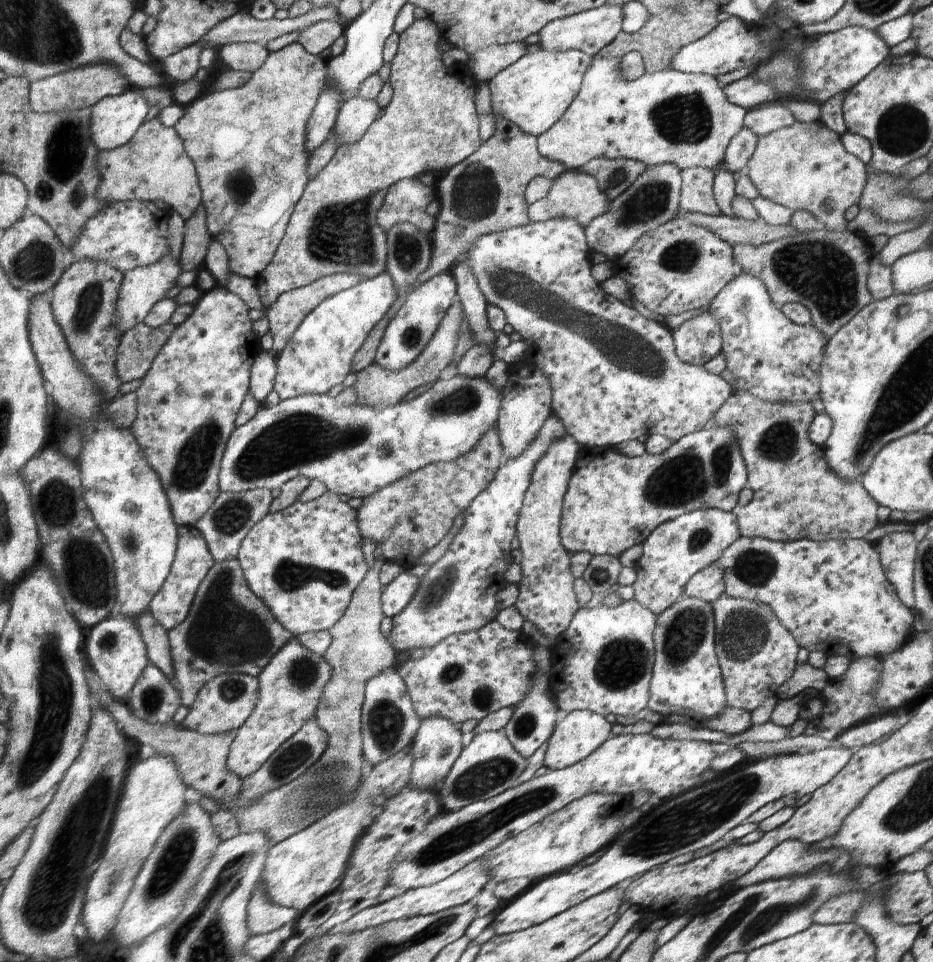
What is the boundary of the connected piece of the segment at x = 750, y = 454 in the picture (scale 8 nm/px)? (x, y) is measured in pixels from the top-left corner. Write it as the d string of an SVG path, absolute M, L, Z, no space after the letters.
M734 391L723 404L709 425L732 428L736 440L748 460L747 485L754 493L752 500L737 509L739 532L748 538L764 538L773 541L792 542L800 539L824 542L824 540L863 539L870 530L880 524L879 503L863 488L859 480L844 482L832 472L827 463L826 451L811 440L808 424L814 417L812 403L772 404L752 396L752 393Z

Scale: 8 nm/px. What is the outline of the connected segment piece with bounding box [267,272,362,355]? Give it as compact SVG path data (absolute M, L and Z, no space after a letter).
M348 272L338 273L315 280L314 283L307 284L305 287L295 288L294 291L288 291L284 295L280 295L270 308L267 308L267 319L269 322L269 331L273 338L272 351L275 355L280 354L284 347L291 340L291 336L301 326L304 319L323 303L330 296L338 295L339 292L347 291L348 288L355 287L361 281L360 276L356 274L348 274Z

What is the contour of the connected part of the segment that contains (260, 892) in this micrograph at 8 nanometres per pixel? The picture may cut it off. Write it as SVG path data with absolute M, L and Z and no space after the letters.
M258 881L248 903L248 932L254 936L267 934L290 924L292 920L296 921L301 914L296 909L276 906L274 902L270 902L262 882Z

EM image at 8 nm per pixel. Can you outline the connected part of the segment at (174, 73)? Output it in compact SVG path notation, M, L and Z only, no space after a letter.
M198 43L182 52L177 52L173 57L168 57L164 62L166 75L180 82L194 80L202 68L200 64L202 52L204 44Z

